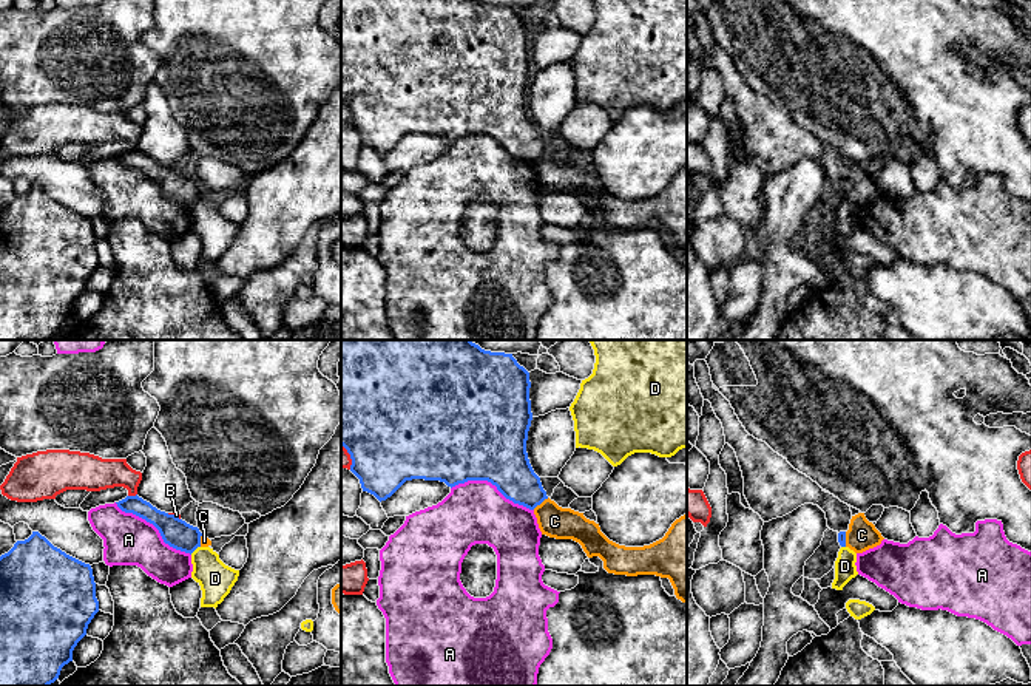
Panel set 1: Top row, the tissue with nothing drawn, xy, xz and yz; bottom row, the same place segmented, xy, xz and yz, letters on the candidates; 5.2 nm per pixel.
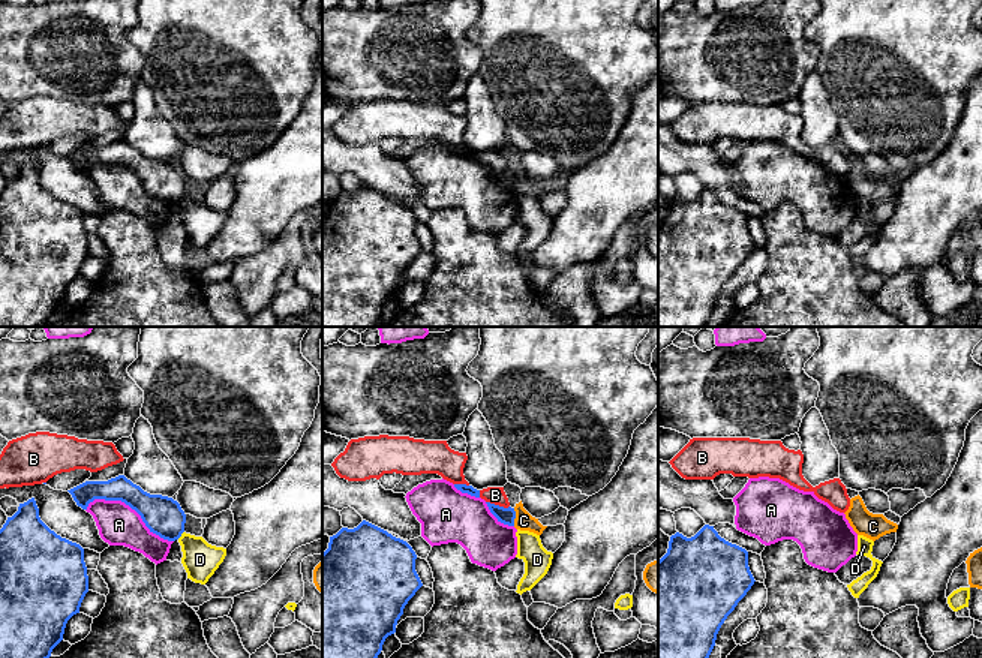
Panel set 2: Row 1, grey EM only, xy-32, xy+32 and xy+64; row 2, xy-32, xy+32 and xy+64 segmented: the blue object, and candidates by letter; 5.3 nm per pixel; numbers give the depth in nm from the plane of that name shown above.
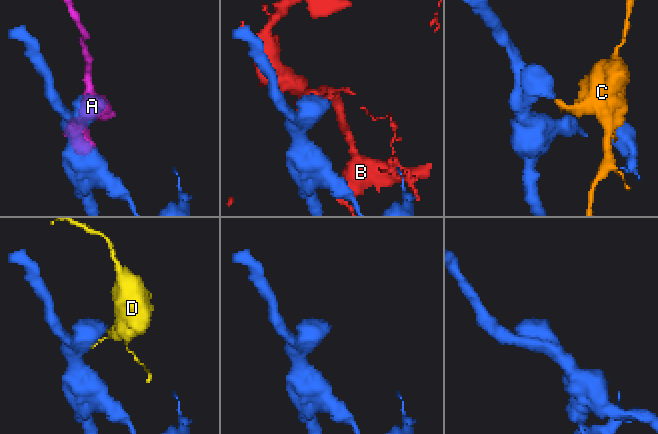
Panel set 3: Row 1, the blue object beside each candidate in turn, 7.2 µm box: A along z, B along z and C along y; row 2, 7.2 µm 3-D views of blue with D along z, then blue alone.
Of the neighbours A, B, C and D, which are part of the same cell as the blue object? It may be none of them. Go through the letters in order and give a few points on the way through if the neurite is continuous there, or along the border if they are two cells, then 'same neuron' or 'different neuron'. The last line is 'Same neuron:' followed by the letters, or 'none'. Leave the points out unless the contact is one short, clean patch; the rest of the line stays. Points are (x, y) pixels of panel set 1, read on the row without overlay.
A: different neuron
B: different neuron
C: border xz (548, 152), (533, 163); different neuron
D: border xy (199, 200), (190, 207); different neuron
Same neuron: none

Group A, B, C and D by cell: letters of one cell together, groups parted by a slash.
A / B / C / D

